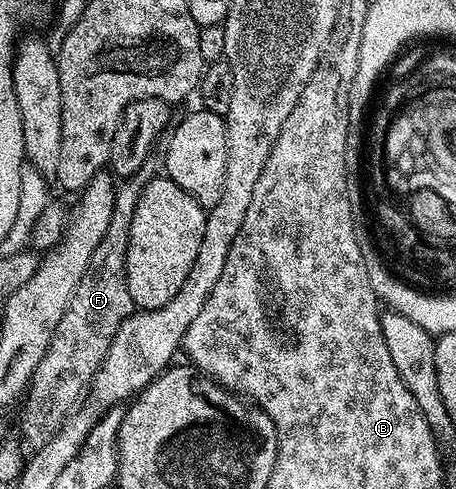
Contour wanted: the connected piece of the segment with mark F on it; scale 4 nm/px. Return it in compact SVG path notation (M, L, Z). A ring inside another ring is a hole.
M174 126L165 127L156 139L143 165L131 176L122 180L117 187L115 208L112 209L107 232L99 243L75 292L71 295L63 318L55 327L51 342L39 361L29 390L22 405L19 427L20 438L30 449L42 448L62 427L63 421L84 403L93 383L95 373L105 360L111 341L118 332L119 325L136 310L130 290L127 289L126 251L130 239L131 221L134 220L135 207L143 189L153 179L160 178L166 169L167 149L170 147Z

